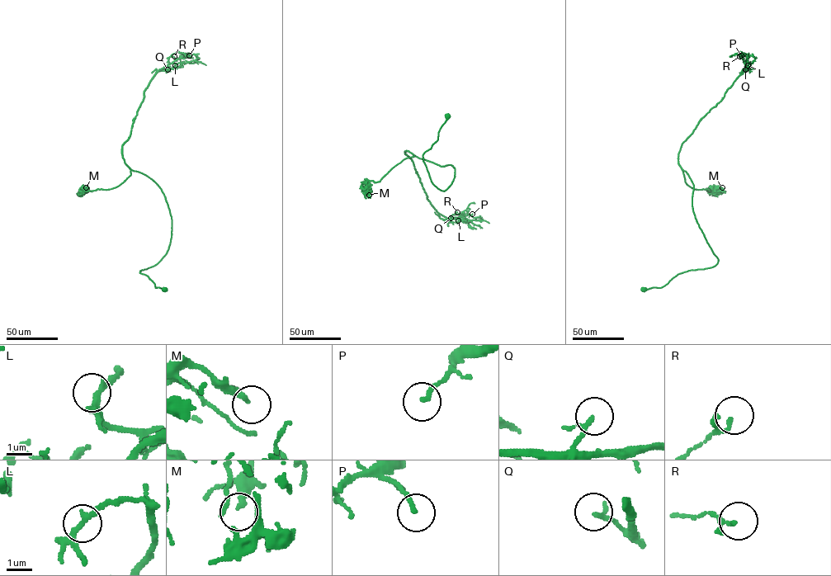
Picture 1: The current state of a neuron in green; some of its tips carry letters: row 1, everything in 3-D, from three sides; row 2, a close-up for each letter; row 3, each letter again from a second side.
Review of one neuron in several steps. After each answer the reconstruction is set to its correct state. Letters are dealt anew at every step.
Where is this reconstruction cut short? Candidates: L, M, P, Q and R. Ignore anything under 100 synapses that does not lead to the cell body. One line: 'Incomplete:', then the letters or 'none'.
Incomplete: none

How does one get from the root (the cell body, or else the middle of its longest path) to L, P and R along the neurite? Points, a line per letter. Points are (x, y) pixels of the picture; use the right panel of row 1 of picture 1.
L: (644, 289), (662, 287), (677, 274), (718, 262), (695, 218), (693, 184), (678, 163), (678, 153), (748, 65)
P: (644, 289), (718, 262), (695, 218), (693, 184), (678, 163), (678, 153), (745, 67), (741, 55)
R: (644, 289), (718, 262), (695, 218), (693, 184), (678, 163), (678, 153), (745, 67), (739, 56)

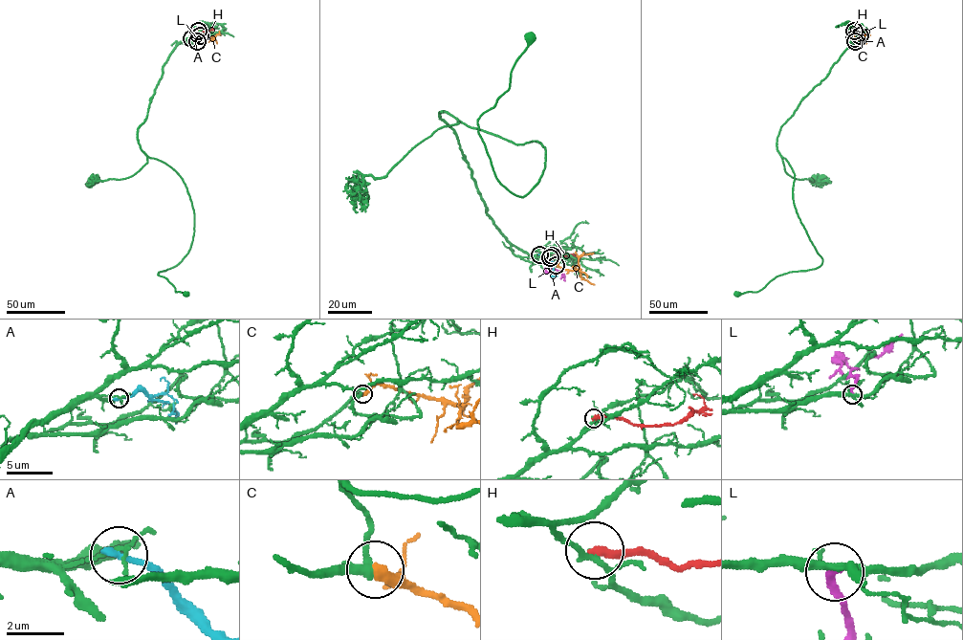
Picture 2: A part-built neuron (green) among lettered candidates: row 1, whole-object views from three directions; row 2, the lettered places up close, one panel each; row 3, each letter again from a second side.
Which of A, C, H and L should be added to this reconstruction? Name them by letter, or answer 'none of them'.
C

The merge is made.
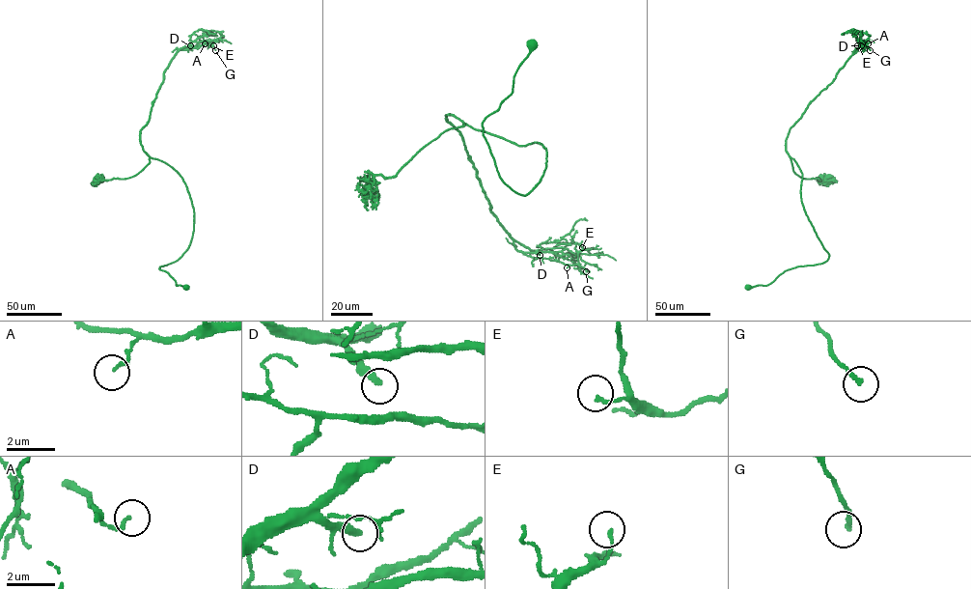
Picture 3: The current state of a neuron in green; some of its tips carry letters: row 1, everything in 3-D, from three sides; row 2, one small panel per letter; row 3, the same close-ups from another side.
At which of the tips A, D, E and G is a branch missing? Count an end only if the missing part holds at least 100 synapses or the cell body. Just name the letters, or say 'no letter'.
D

